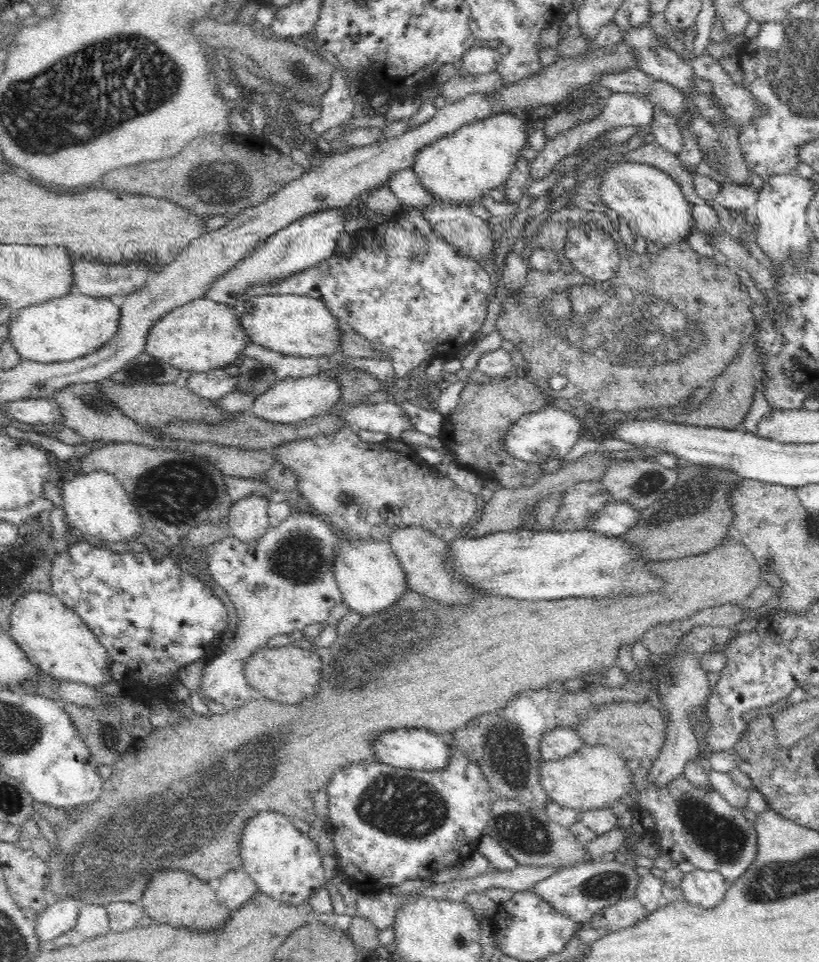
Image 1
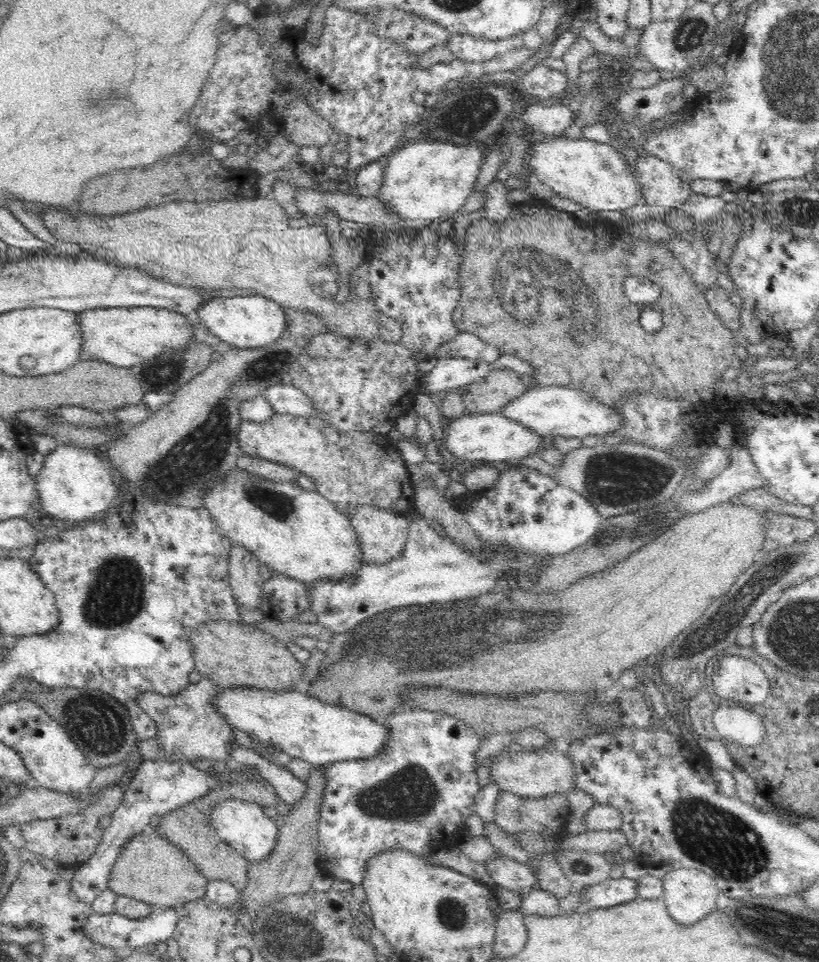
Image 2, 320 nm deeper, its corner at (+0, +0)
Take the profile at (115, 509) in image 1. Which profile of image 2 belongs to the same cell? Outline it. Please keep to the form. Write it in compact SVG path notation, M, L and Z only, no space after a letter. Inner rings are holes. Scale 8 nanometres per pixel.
M74 443L59 444L45 456L40 474L35 478L37 496L42 501L42 508L54 518L49 520L86 521L113 504L117 495L112 479L113 470L100 450L88 452Z

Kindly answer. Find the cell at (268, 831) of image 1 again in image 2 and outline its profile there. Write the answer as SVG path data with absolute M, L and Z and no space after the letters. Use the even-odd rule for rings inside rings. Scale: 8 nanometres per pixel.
M228 799L211 808L209 824L220 840L230 845L251 864L266 858L266 855L272 852L278 838L280 823L268 817L259 804L240 799Z

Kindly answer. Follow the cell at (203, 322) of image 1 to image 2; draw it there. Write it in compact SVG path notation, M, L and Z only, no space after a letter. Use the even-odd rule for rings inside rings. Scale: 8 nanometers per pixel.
M150 306L83 310L77 313L77 322L81 325L83 358L100 360L124 368L142 365L159 354L196 341L192 334L192 324L200 326L199 319L195 316Z

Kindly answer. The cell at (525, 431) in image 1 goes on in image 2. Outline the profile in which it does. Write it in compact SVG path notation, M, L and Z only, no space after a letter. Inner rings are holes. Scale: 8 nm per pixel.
M499 413L465 414L460 418L450 419L444 435L442 446L445 446L452 454L458 456L459 460L464 460L469 465L481 464L482 462L508 463L512 458L526 458L531 452L536 453L542 449L542 436Z

